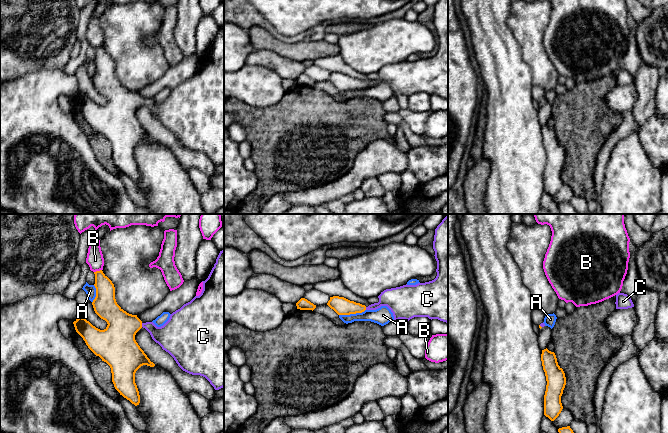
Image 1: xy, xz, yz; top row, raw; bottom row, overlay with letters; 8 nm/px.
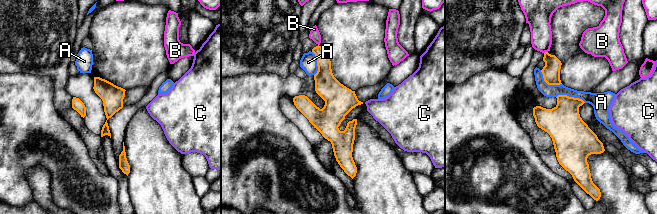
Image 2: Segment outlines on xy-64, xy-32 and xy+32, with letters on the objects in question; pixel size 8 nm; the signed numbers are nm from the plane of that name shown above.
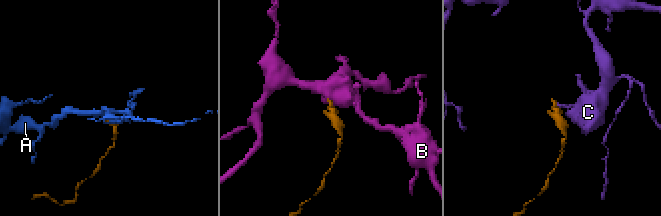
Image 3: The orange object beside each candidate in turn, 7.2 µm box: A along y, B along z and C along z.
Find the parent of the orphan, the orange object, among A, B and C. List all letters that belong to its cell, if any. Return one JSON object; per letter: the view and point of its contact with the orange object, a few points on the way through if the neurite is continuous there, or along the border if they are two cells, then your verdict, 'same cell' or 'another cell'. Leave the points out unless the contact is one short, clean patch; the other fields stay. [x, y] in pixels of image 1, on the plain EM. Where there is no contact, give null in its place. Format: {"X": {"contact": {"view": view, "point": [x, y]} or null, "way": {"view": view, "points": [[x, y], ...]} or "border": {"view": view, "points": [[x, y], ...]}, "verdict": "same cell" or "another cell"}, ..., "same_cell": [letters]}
{"A": {"contact": {"view": "xz", "point": [352, 89]}, "verdict": "another cell"}, "B": {"contact": {"view": "xy", "point": [97, 47]}, "border": {"view": "xy", "points": [[101, 45], [94, 48]]}, "verdict": "another cell"}, "C": {"contact": {"view": "xy", "point": [141, 101]}, "way": {"view": "xy", "points": [[117, 121], [141, 101], [170, 112]]}, "verdict": "same cell"}, "same_cell": ["C"]}

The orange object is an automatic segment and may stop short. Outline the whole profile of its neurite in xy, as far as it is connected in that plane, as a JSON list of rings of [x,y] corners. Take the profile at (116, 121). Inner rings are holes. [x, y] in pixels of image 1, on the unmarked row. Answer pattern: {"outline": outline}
{"outline": [[[224,26],[220,27],[208,54],[202,57],[201,70],[173,88],[161,103],[157,103],[153,98],[143,99],[137,91],[124,87],[116,78],[112,57],[102,46],[94,50],[96,73],[92,81],[95,89],[108,101],[104,106],[100,106],[82,93],[76,95],[73,100],[88,124],[110,142],[112,158],[120,171],[135,182],[139,181],[140,171],[135,159],[135,149],[143,141],[155,142],[135,116],[136,109],[142,103],[174,134],[183,147],[205,153],[215,166],[224,163]]]}

